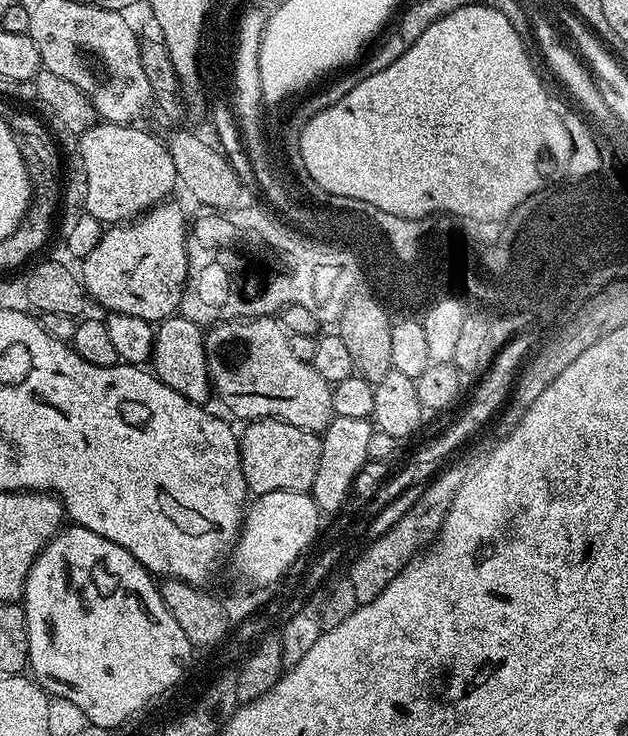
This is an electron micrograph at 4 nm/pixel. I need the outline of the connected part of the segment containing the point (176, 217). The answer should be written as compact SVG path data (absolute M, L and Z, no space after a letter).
M172 203L158 204L131 222L109 227L101 235L98 246L94 246L94 250L90 250L90 254L79 261L78 275L85 293L91 299L93 296L102 307L108 308L109 313L134 314L134 318L149 322L159 322L177 315L184 286L188 282L190 224L187 219L184 221L183 210Z

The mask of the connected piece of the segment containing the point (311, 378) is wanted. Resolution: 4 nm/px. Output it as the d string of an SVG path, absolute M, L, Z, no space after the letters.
M253 316L250 320L226 320L213 324L204 337L208 355L208 373L212 378L215 399L220 399L240 422L253 420L281 420L290 426L323 433L332 421L332 385L314 370L307 360L298 358L290 348L290 336L276 316Z

